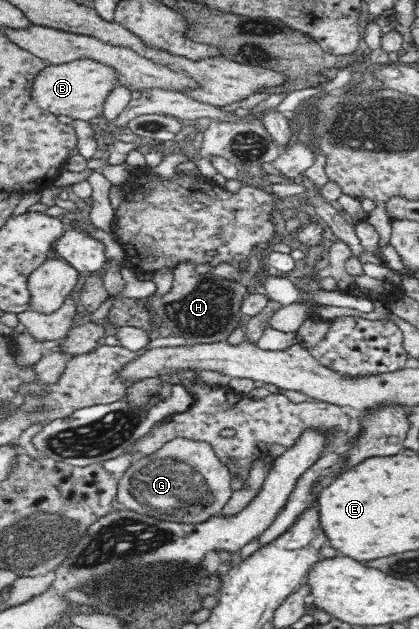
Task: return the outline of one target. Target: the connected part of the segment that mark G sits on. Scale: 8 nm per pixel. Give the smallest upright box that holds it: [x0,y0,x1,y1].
[117,438,233,523]

